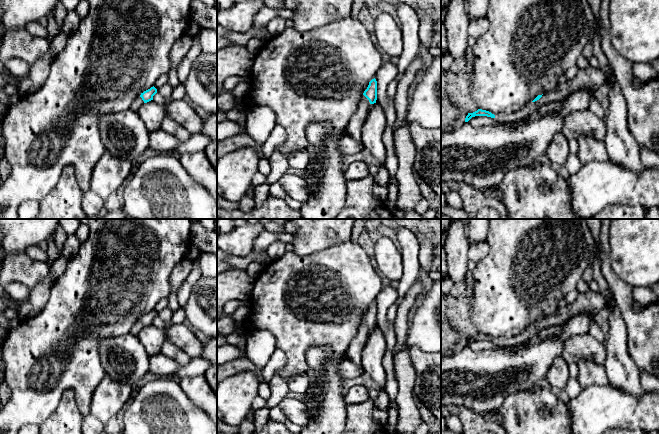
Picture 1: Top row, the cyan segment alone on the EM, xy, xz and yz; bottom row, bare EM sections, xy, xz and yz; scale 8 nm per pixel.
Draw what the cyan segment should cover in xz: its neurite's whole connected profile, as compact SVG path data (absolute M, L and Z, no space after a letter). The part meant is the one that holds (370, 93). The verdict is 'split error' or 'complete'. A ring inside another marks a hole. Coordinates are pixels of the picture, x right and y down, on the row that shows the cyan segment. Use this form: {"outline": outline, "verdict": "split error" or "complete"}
{"outline": "M374 78L369 82L367 89L361 96L357 109L346 128L346 135L352 137L355 141L361 144L362 144L361 142L362 126L369 113L370 105L376 103L376 100L377 100L377 81Z", "verdict": "split error"}

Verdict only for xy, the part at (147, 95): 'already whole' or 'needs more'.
needs more

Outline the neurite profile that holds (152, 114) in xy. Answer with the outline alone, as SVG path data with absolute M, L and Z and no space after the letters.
M153 100L143 103L137 111L149 132L156 131L161 128L165 112L166 106L157 104Z

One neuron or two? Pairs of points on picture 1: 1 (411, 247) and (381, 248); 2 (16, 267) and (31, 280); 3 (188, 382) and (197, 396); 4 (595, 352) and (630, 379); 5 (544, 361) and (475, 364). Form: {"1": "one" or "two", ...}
{"1": "two", "2": "one", "3": "one", "4": "two", "5": "one"}

